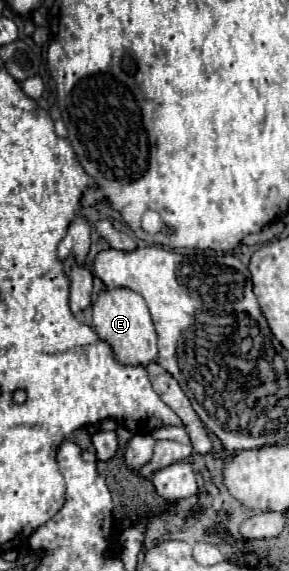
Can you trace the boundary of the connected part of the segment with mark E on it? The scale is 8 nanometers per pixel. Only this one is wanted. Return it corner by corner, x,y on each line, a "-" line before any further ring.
127,288
103,290
93,304
93,328
97,336
113,348
113,356
125,366
149,366
157,360
157,332
153,328
145,300

